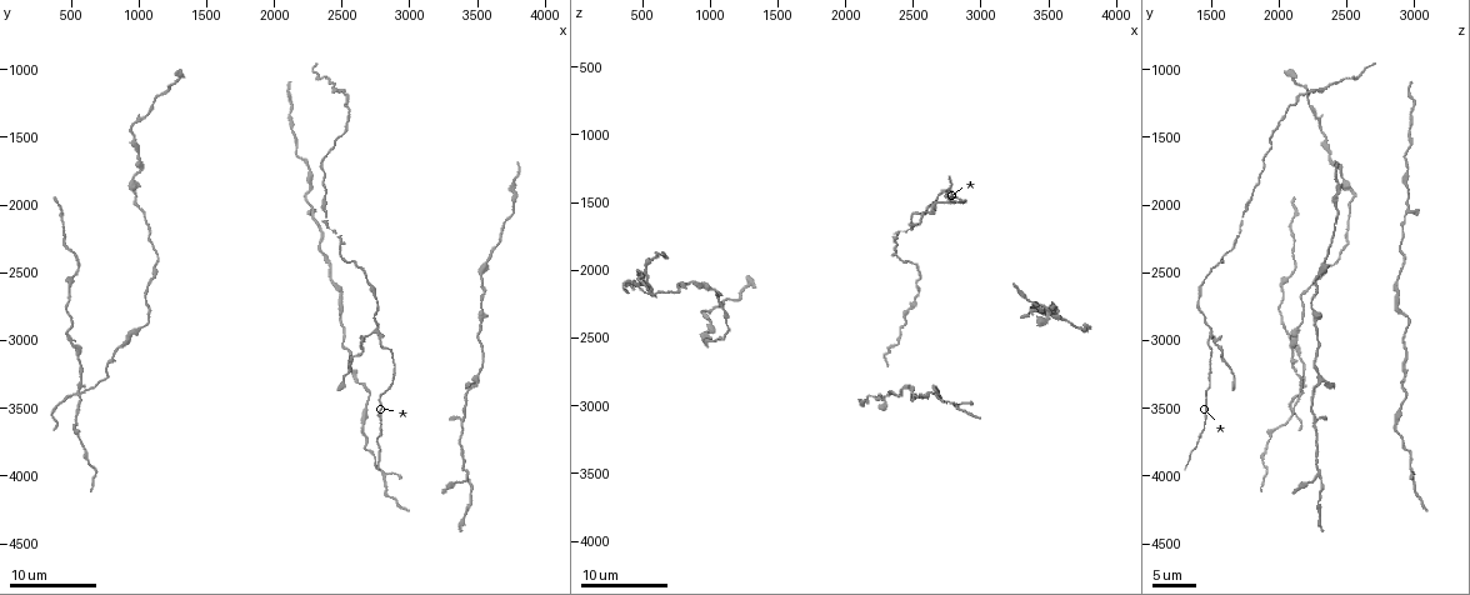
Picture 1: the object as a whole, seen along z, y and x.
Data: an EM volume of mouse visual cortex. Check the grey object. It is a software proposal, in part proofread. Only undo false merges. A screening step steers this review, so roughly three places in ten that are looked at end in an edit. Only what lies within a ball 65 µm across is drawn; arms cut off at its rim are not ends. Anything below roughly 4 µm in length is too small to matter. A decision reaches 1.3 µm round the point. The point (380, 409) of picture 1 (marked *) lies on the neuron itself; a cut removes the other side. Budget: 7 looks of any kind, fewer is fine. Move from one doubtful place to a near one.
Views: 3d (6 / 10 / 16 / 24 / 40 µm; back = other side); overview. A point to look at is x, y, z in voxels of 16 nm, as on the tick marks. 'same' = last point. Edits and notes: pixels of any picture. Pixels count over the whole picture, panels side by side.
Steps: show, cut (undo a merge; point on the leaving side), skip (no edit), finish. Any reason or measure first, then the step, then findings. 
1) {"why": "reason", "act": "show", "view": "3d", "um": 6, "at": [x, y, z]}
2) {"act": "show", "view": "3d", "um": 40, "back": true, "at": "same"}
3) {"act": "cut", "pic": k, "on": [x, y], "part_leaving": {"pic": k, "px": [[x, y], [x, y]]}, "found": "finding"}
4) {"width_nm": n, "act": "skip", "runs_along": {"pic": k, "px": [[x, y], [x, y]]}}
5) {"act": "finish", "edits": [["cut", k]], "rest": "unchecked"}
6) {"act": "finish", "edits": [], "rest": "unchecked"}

{"why": "sudden change in width", "act": "show", "view": "3d", "um": 16, "at": [3520, 2760, 2220]}

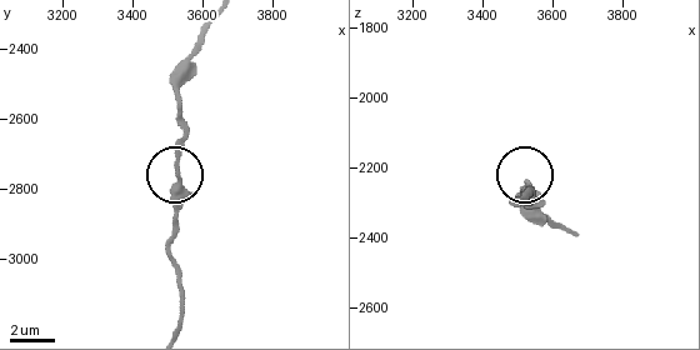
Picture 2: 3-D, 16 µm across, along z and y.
{"act": "show", "view": "3d", "um": 16, "back": true, "at": [3520, 2740, 2240]}

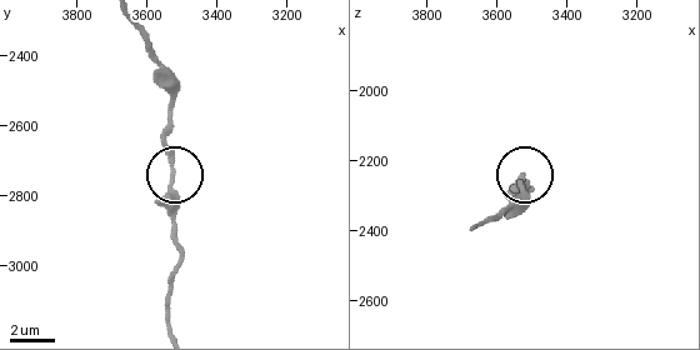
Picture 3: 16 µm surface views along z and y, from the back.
{"width_nm": 220, "act": "skip", "found": "all the same neuron"}

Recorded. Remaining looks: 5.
{"why": "thick turns thin", "act": "show", "view": "3d", "um": 10, "at": [2780, 3940, 2960]}

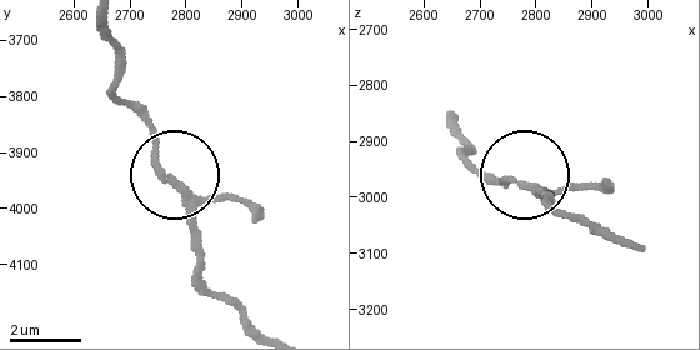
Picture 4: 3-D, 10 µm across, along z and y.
{"act": "show", "view": "3d", "um": 10, "back": true, "at": [2770, 3950, 2975]}

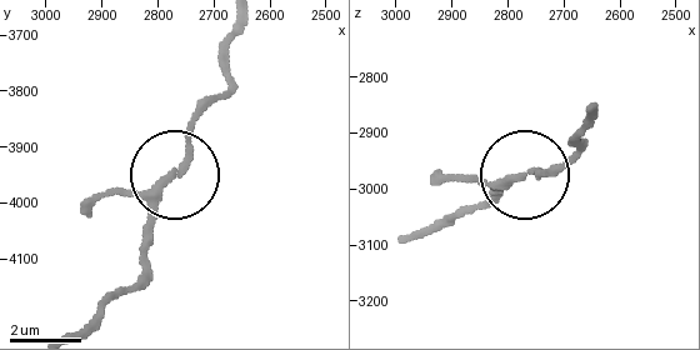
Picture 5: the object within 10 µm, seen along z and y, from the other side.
{"act": "skip", "runs_along": {"pic": 5, "px": [[236, 26], [228, 80], [200, 116], [141, 256]]}, "found": "all the same neuron"}

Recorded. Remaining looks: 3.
{"act": "show", "view": "3d", "um": 10, "at": [3420, 4000, 2260]}

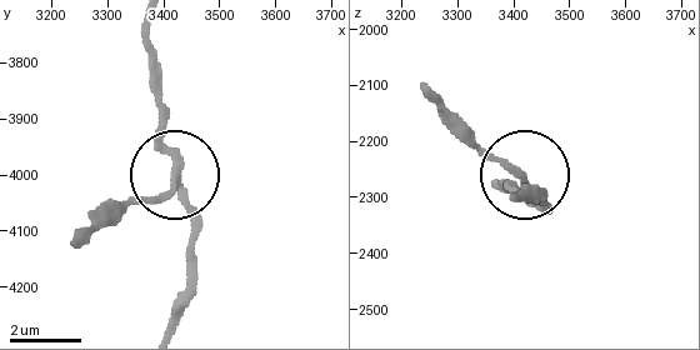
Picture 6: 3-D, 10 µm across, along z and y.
{"arms": 3, "act": "skip", "found": "continuous, no second neuron"}

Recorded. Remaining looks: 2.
{"act": "finish", "edits": [], "rest": "unchecked"}

